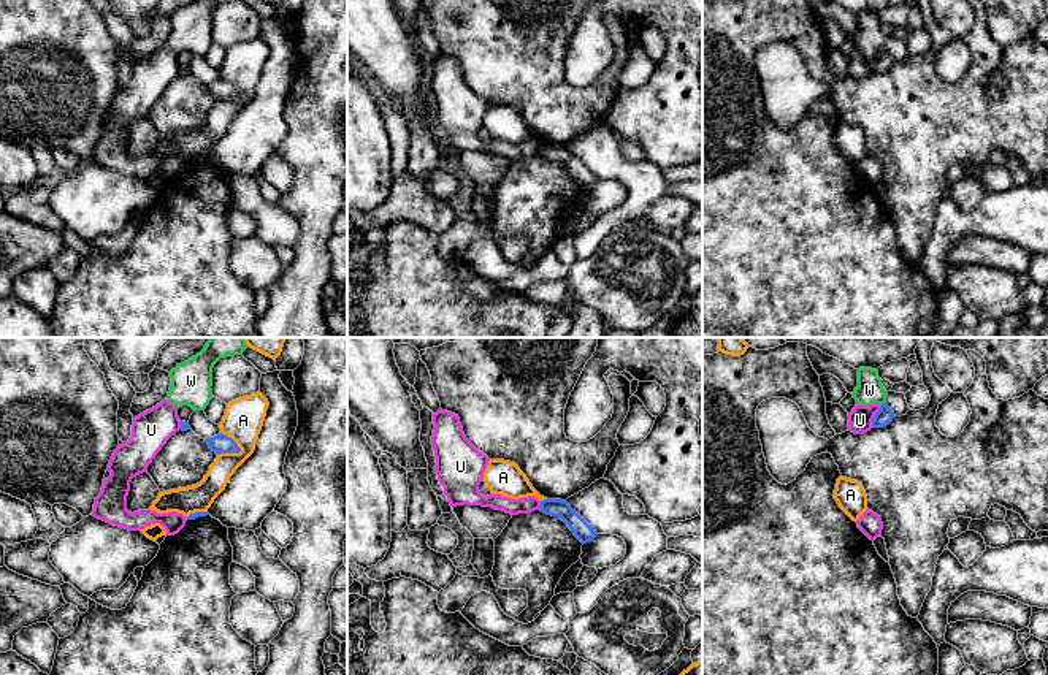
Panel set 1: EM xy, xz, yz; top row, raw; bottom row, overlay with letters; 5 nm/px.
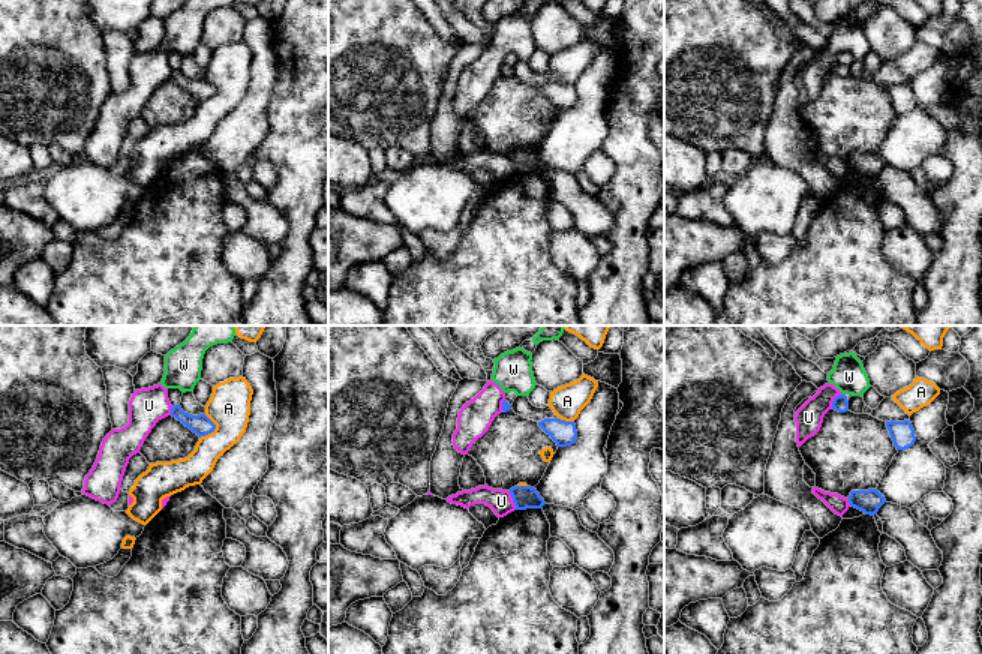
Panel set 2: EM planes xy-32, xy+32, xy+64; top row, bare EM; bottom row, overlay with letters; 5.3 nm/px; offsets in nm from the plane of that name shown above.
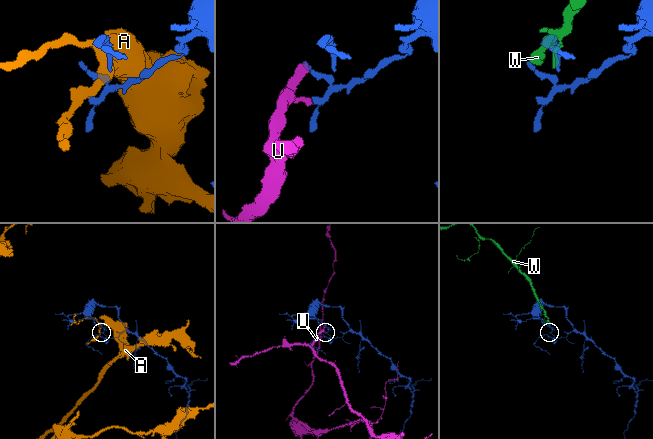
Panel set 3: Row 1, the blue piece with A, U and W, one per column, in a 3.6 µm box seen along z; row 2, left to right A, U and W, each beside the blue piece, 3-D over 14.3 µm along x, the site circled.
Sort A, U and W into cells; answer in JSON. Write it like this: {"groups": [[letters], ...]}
{"groups": [["A"], ["U", "W"]]}

